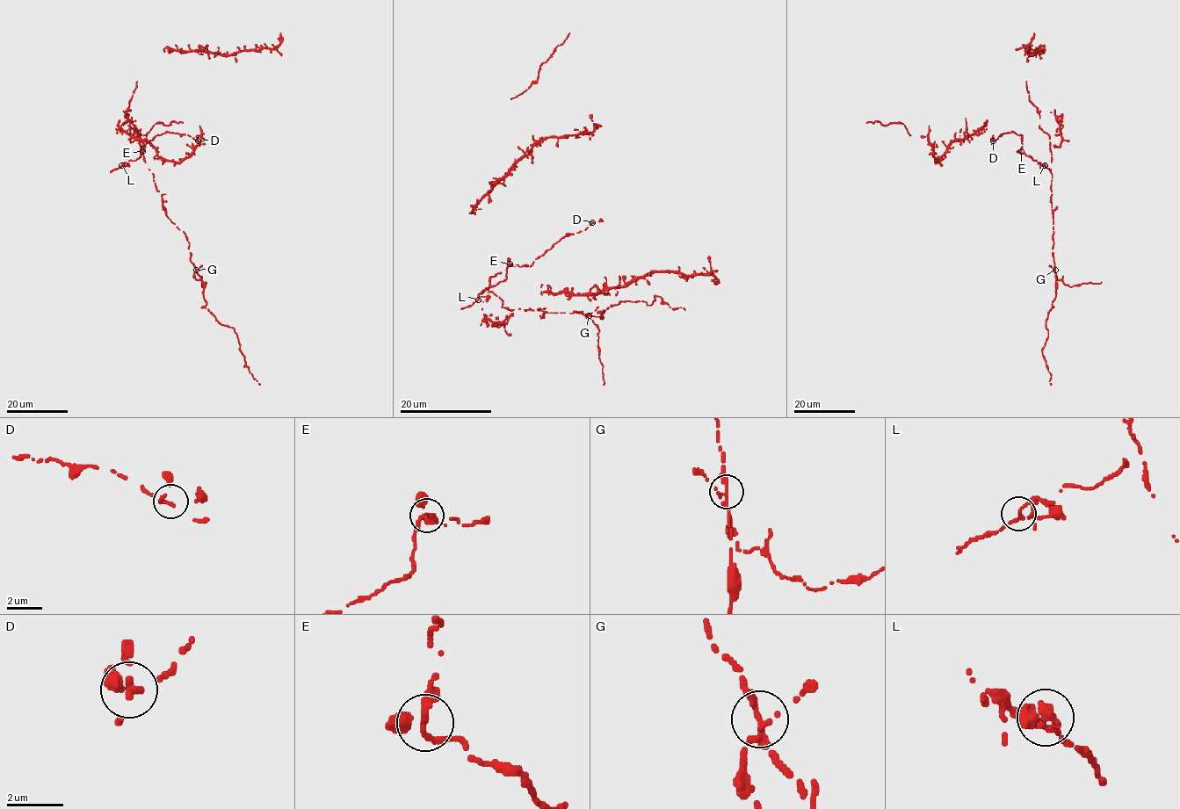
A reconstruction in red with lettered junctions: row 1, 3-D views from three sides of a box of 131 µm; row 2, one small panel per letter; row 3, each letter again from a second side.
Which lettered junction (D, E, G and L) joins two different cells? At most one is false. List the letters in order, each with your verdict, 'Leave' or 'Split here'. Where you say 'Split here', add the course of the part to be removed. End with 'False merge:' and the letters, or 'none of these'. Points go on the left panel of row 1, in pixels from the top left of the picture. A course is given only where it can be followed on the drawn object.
D: Leave
E: Leave
G: Split here. Course of the part to remove: (196, 270), (194, 278), (201, 281), (202, 286), (205, 282)
L: Leave
False merge: G

